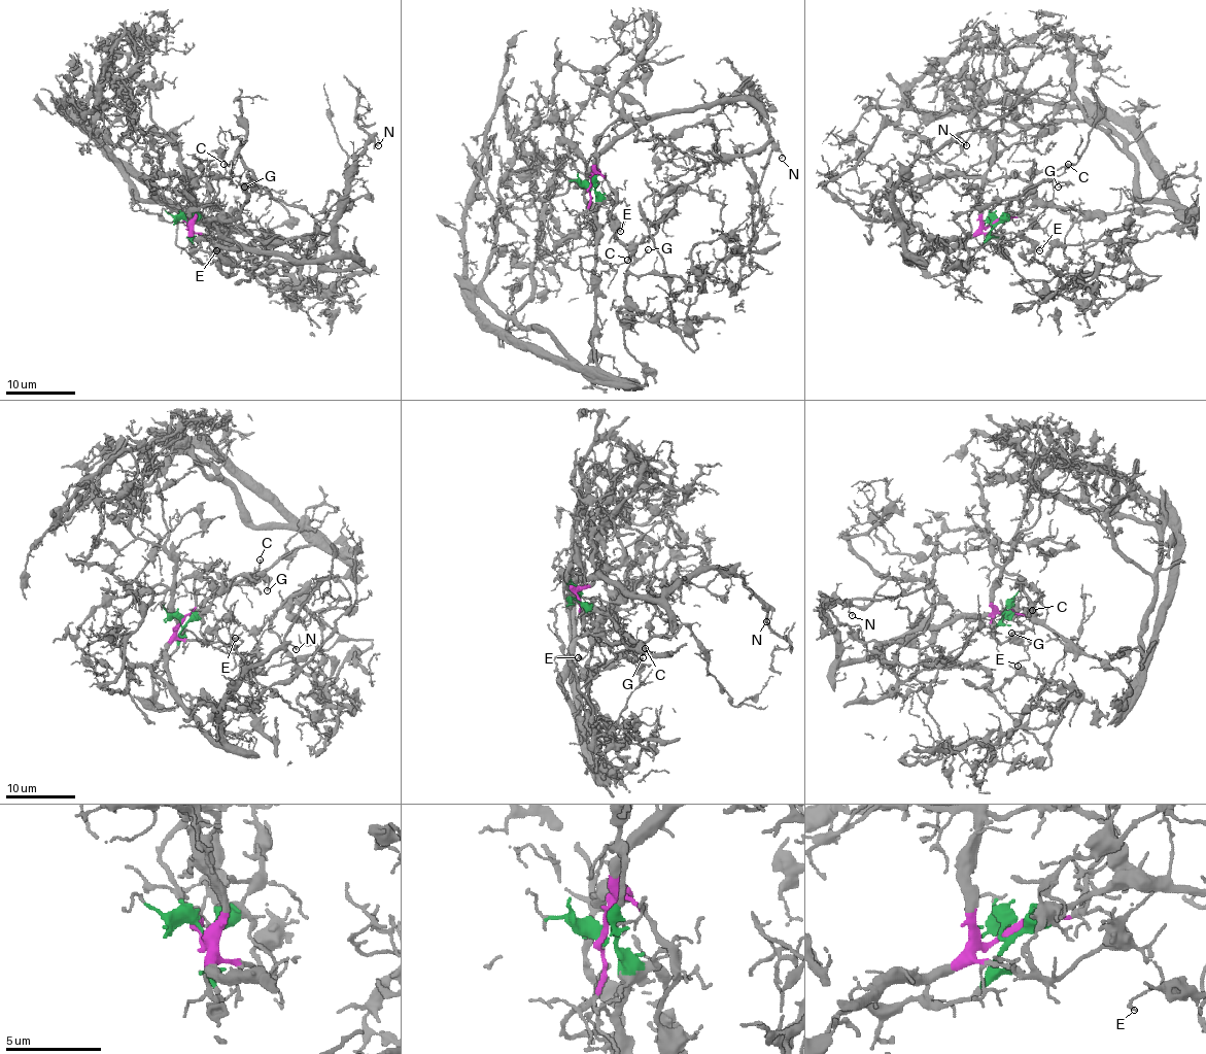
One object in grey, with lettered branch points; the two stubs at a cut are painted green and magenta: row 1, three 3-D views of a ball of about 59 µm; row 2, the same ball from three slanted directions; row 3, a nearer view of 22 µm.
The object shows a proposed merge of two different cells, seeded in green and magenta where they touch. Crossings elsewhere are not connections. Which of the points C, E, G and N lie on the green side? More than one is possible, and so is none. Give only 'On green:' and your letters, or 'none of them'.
On green: C, G

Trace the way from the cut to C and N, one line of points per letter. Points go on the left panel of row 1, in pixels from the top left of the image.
C: (186, 222), (191, 225), (208, 199), (211, 181), (226, 172), (224, 164)
N: (186, 222), (196, 239), (214, 244), (295, 260), (329, 258), (346, 174), (375, 136), (377, 146)

